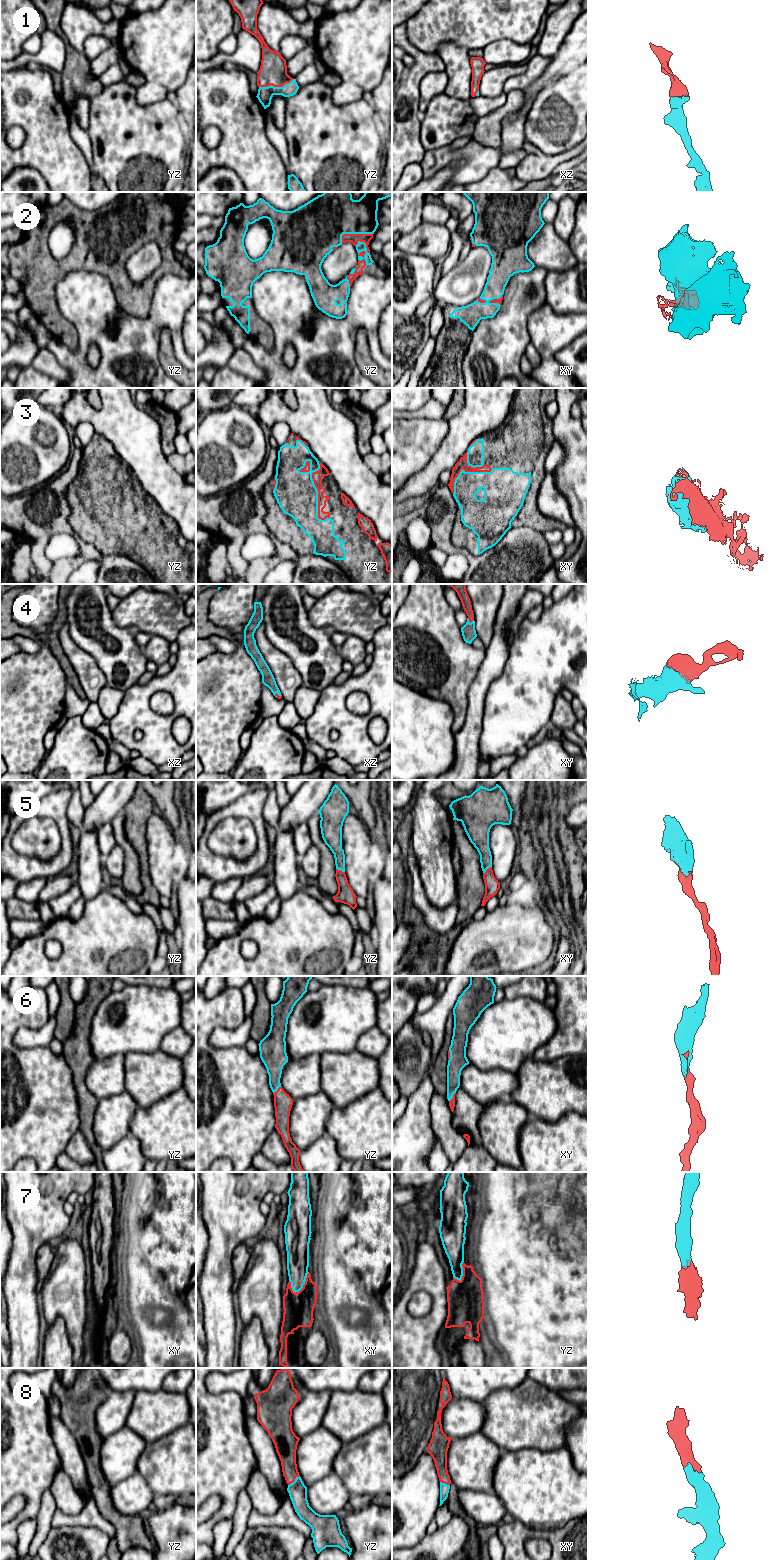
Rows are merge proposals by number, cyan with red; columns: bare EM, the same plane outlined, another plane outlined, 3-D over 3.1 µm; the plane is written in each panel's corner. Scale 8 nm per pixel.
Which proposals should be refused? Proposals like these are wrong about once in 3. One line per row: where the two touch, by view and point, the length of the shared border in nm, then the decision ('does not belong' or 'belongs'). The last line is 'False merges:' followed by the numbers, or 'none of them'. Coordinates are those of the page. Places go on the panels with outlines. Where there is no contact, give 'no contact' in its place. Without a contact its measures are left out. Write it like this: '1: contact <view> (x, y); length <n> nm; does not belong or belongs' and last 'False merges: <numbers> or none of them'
1: contact yz (276, 87); length 280 nm; belongs
2: contact yz (366, 251); length 220 nm; belongs
3: contact yz (317, 492); length 480 nm; belongs
4: contact xy (469, 622); length 60 nm; belongs
5: contact xy (487, 868); length 90 nm; belongs
6: contact xy (452, 1097); length 90 nm; belongs
7: contact xy (304, 1283); length 200 nm; belongs
8: contact yz (294, 1481); length 130 nm; belongs
False merges: none of them

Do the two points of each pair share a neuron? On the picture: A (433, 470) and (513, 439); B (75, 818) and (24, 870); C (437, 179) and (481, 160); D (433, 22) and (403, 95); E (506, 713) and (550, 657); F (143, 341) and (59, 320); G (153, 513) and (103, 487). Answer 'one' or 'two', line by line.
A: two
B: two
C: two
D: two
E: one
F: two
G: one

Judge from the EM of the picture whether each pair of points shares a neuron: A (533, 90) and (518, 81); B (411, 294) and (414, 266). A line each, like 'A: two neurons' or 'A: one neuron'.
A: two neurons
B: one neuron

